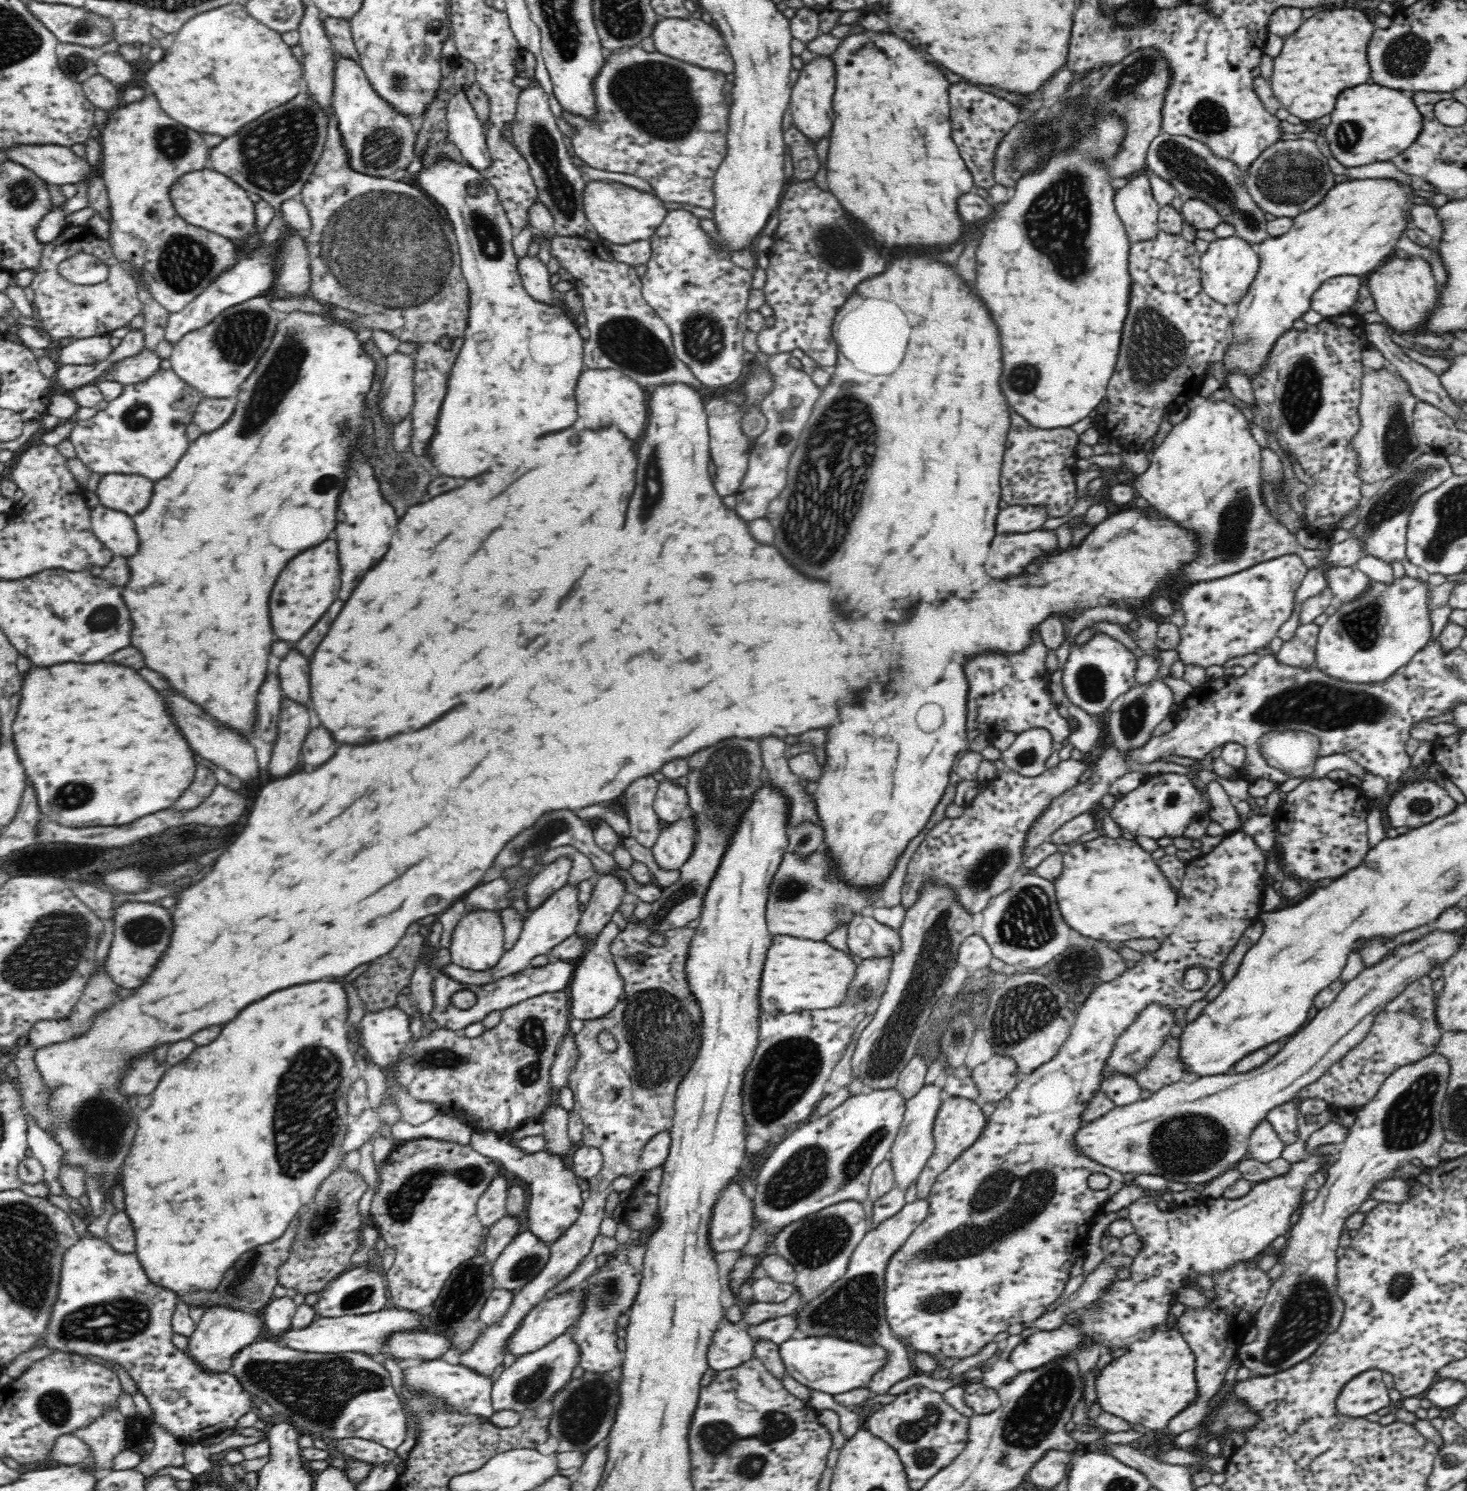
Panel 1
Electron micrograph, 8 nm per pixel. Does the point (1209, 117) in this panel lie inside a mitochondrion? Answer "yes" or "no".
yes

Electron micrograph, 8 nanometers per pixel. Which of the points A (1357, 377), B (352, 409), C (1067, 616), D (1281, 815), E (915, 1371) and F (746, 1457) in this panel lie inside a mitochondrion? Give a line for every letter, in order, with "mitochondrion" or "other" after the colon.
A: other
B: other
C: other
D: other
E: other
F: mitochondrion

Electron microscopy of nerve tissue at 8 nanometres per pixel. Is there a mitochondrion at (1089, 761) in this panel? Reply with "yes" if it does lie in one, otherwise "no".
no

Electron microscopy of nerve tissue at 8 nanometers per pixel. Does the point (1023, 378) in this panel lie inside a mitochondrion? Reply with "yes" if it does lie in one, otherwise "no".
yes

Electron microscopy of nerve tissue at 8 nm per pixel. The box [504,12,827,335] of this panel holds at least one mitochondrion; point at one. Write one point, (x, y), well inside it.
(658, 97)

